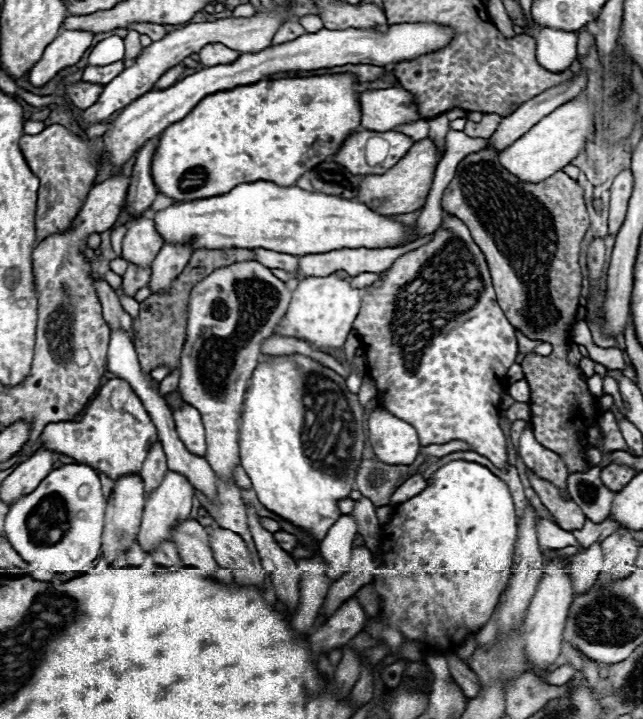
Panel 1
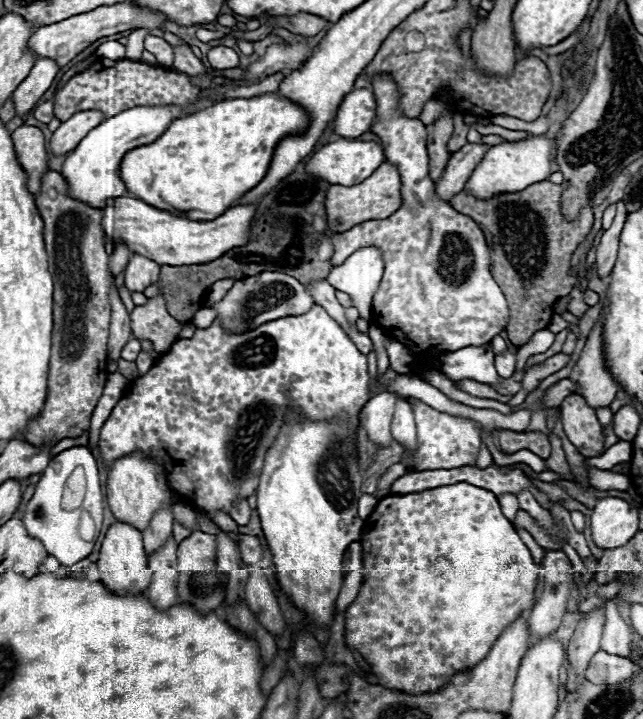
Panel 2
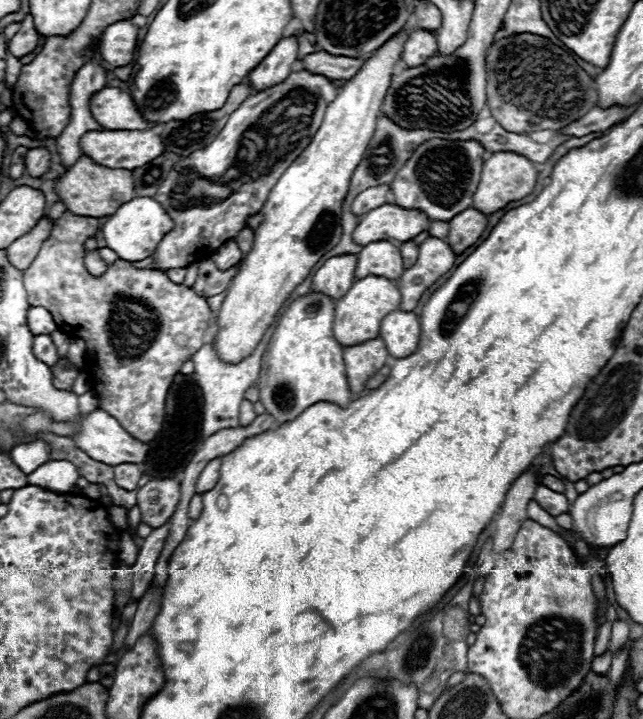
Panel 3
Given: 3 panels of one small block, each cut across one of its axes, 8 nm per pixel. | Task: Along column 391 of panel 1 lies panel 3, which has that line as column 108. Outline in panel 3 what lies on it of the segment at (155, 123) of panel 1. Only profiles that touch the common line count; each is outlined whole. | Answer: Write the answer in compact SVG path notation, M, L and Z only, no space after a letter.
M120 20L106 26L102 34L100 54L110 68L126 66L134 58L136 44L138 44L138 26L130 24L128 20Z

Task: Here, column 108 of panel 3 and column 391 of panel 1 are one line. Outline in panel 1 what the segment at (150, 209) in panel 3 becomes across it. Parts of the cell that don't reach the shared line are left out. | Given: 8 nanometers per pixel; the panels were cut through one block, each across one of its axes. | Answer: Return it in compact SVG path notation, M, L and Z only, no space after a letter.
M248 182L236 186L232 192L222 194L222 196L212 196L212 198L202 198L186 204L174 204L164 210L158 210L154 214L154 224L160 236L166 242L186 242L190 240L194 250L198 248L210 248L210 250L220 250L220 248L266 248L266 250L276 250L282 254L292 254L292 256L302 256L302 254L326 254L334 250L344 250L344 248L396 248L412 238L412 226L406 226L404 222L392 220L392 216L382 216L370 210L364 202L358 200L348 200L340 198L334 194L324 194L324 192L310 192L298 186L278 186L274 182Z

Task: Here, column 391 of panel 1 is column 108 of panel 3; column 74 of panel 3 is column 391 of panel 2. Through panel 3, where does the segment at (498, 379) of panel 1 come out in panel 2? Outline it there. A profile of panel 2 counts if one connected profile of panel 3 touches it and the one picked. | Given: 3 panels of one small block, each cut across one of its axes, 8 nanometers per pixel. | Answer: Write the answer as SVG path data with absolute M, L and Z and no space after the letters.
M376 74L372 78L372 90L378 100L378 118L376 124L370 128L382 144L386 146L386 160L398 166L402 178L402 208L384 220L368 220L362 222L342 234L332 238L334 256L332 266L340 266L352 252L364 246L376 246L382 250L384 256L384 276L380 286L374 294L372 302L372 320L380 324L386 334L398 342L402 342L416 358L416 376L424 376L426 370L436 368L436 358L444 352L456 352L464 346L482 346L488 344L494 336L498 336L508 326L508 304L494 282L488 266L490 254L486 246L486 238L478 224L456 212L448 202L436 196L434 182L428 176L428 154L426 154L426 126L416 120L408 118L398 110L400 92L390 74Z

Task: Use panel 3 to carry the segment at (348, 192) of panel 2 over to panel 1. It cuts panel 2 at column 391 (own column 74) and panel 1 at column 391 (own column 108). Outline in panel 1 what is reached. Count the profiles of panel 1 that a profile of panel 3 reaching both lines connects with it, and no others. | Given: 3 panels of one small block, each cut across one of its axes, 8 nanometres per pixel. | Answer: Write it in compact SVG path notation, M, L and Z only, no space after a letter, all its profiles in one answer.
M424 138L424 140L416 142L408 150L408 154L396 166L392 166L386 174L366 176L360 184L358 200L366 202L372 210L376 210L384 216L394 216L394 214L406 214L406 212L420 210L426 204L426 196L430 192L434 170L440 162L440 156L442 154L440 154L438 146L434 144L434 140Z

